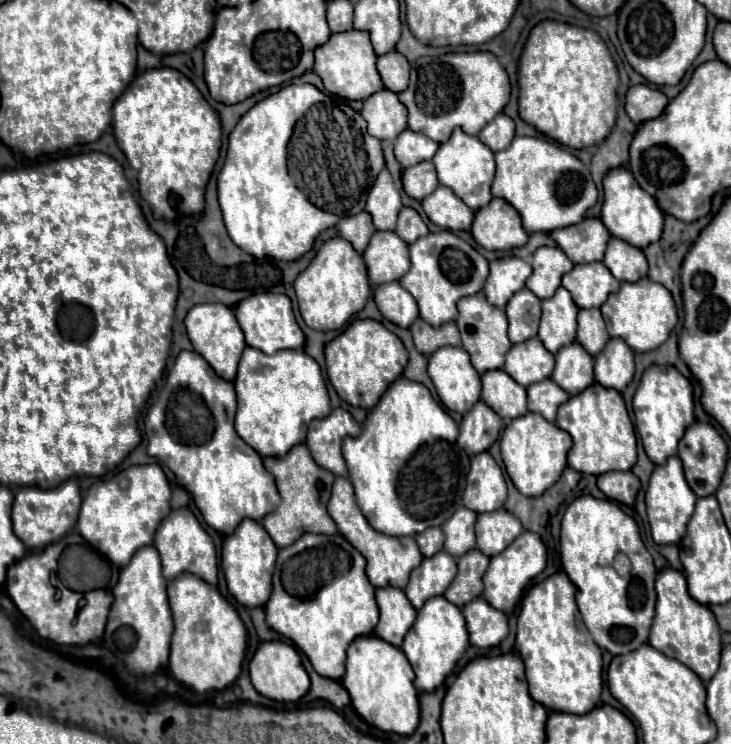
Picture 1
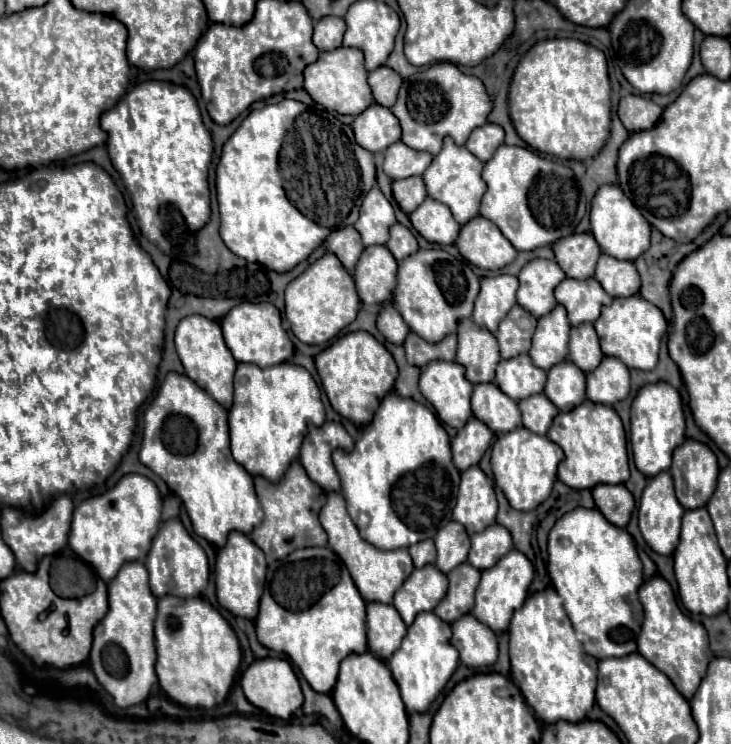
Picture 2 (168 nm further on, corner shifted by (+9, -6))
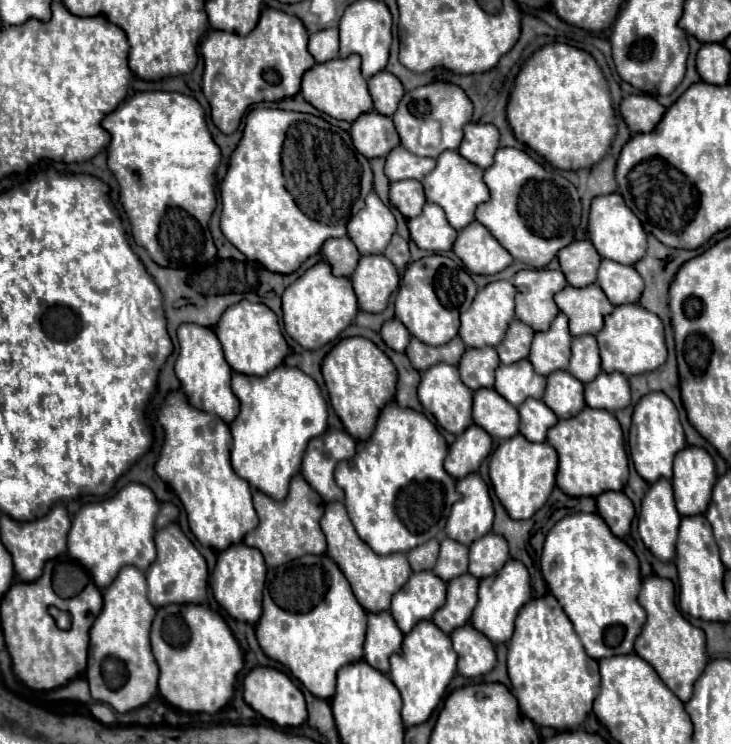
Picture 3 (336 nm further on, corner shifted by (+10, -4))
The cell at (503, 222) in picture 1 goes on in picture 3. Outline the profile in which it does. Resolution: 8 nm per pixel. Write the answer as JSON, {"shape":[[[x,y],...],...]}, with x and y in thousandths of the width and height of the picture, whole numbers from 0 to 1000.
{"shape":[[[646,298],[632,306],[618,336],[648,368],[679,368],[703,349],[698,339],[657,298]]]}

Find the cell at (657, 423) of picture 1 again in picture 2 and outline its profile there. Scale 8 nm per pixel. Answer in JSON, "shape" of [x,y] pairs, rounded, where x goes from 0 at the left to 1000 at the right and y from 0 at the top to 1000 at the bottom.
{"shape":[[[910,513],[880,519],[863,543],[863,608],[871,632],[885,642],[915,632],[918,610],[932,594],[937,594],[937,562],[929,527]]]}

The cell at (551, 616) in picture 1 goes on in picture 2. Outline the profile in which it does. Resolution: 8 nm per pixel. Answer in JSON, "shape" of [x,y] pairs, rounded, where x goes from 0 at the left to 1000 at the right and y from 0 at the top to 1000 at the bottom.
{"shape":[[[754,788],[743,796],[726,798],[699,831],[699,911],[743,973],[765,968],[795,970],[814,946],[817,887],[798,871],[792,876],[792,866],[778,828],[770,820],[770,809]]]}

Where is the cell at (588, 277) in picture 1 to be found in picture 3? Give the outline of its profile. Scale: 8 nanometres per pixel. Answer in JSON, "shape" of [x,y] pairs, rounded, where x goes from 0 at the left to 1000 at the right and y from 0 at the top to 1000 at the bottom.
{"shape":[[[818,382],[799,387],[774,384],[758,398],[758,403],[777,425],[782,452],[815,449],[826,435],[826,425],[840,414]]]}

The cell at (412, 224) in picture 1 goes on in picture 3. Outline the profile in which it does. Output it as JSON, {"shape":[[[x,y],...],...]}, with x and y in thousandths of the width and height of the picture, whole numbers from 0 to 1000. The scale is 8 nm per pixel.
{"shape":[[[542,312],[531,328],[531,333],[525,336],[525,344],[531,349],[536,349],[536,355],[544,360],[544,363],[553,363],[561,352],[561,333],[558,333],[558,325]]]}

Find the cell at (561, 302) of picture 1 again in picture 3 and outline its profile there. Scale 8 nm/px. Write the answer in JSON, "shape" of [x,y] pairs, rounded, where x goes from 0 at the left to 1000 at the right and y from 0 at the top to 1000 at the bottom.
{"shape":[[[763,419],[752,441],[744,446],[733,446],[731,452],[722,478],[731,497],[741,505],[750,505],[761,495],[777,495],[780,457],[782,449],[777,444],[777,427],[772,425],[772,419]]]}

